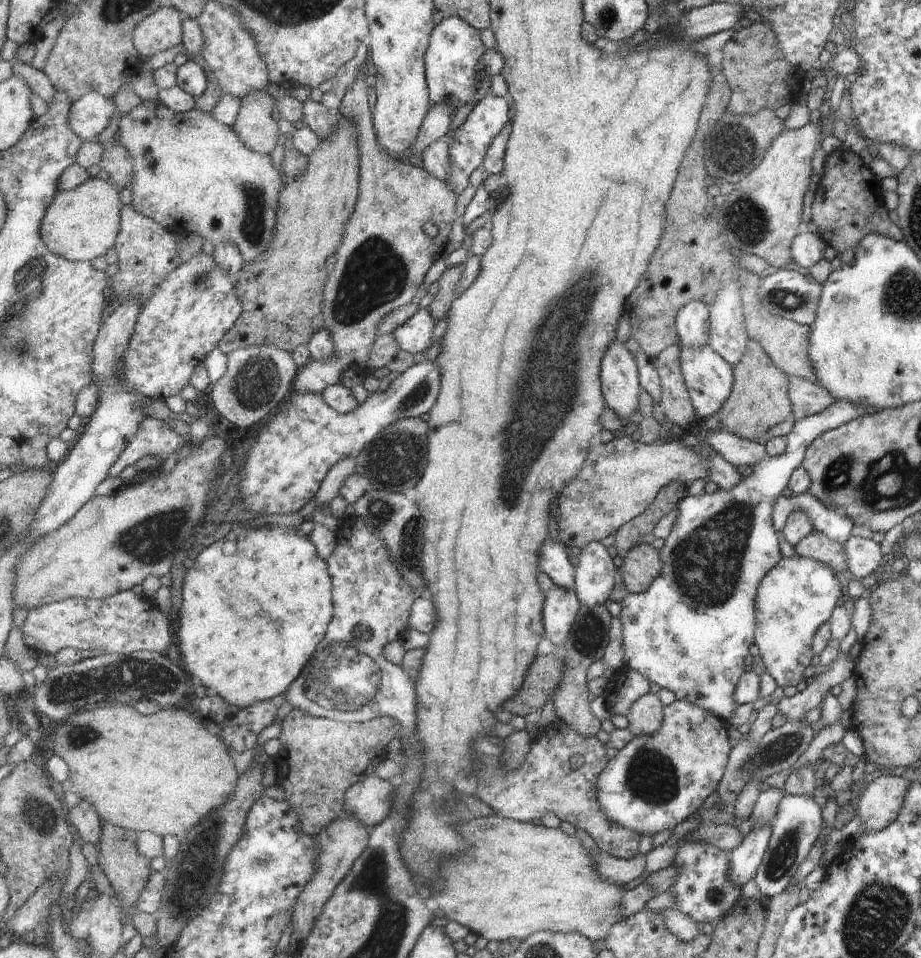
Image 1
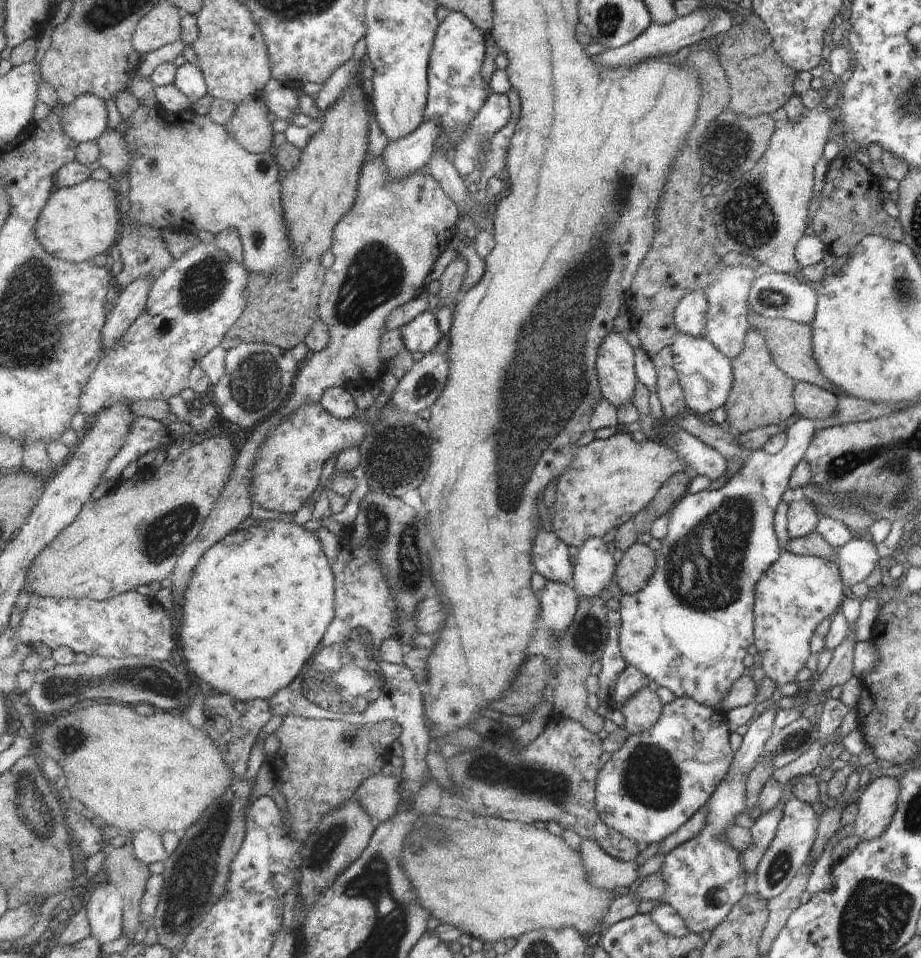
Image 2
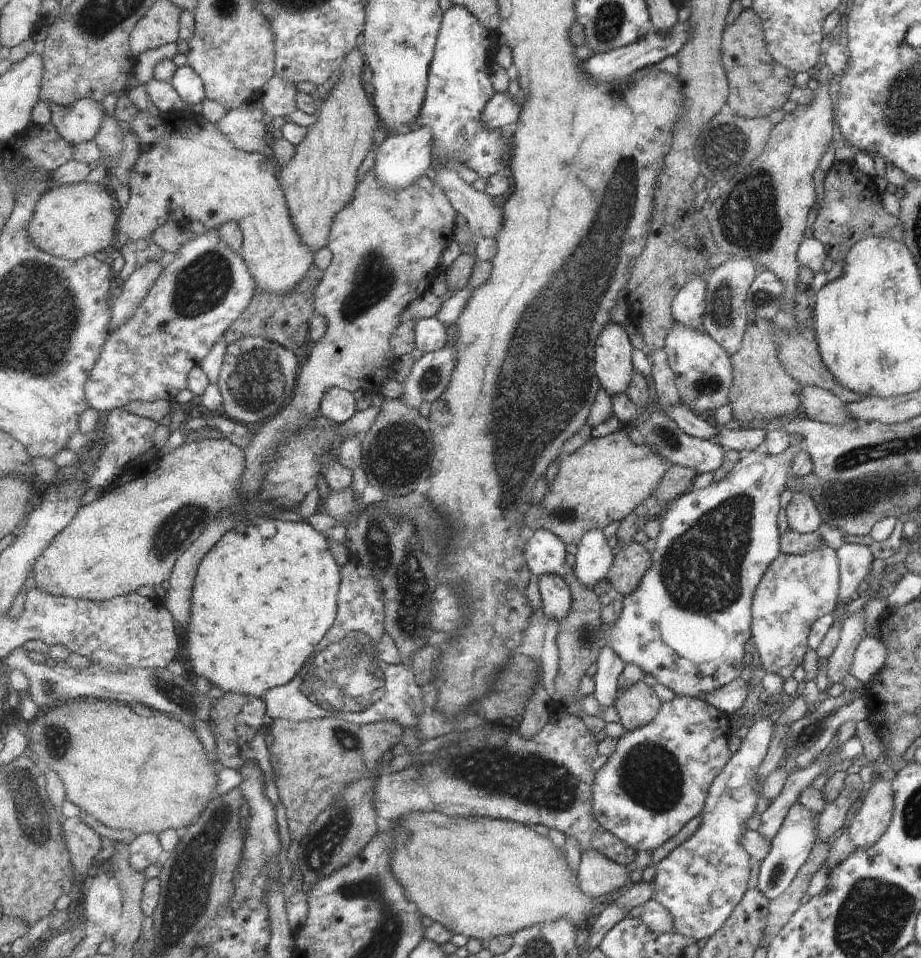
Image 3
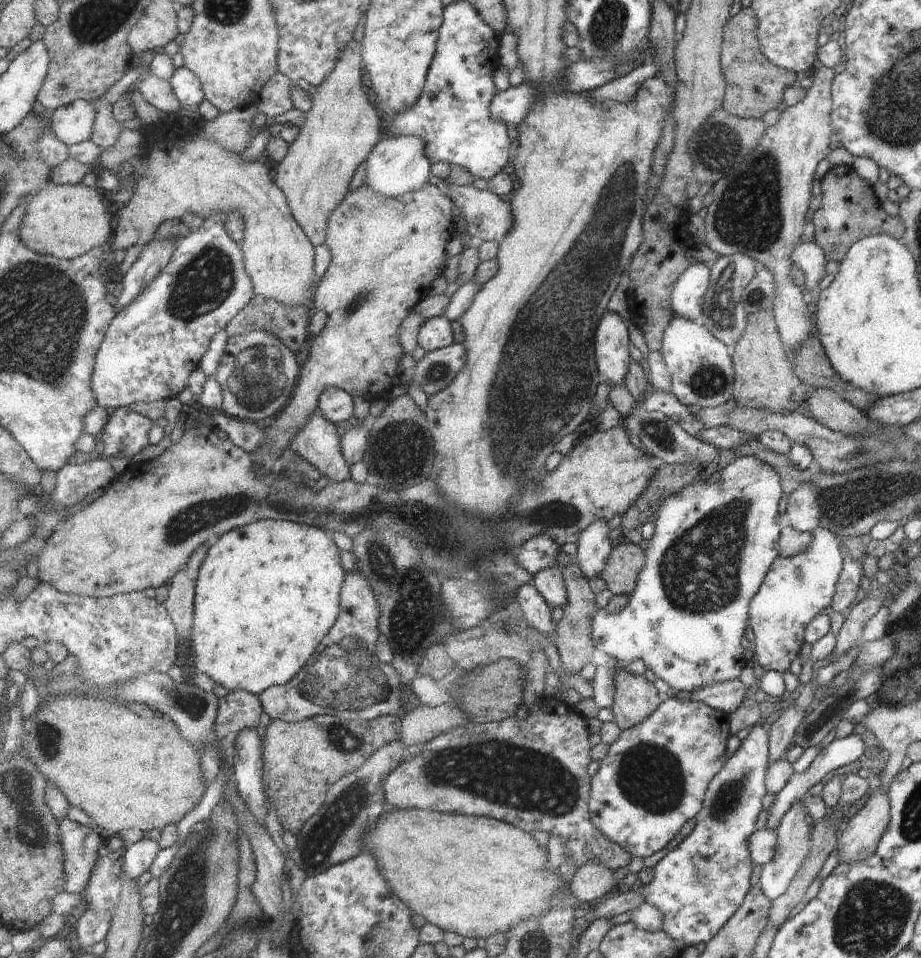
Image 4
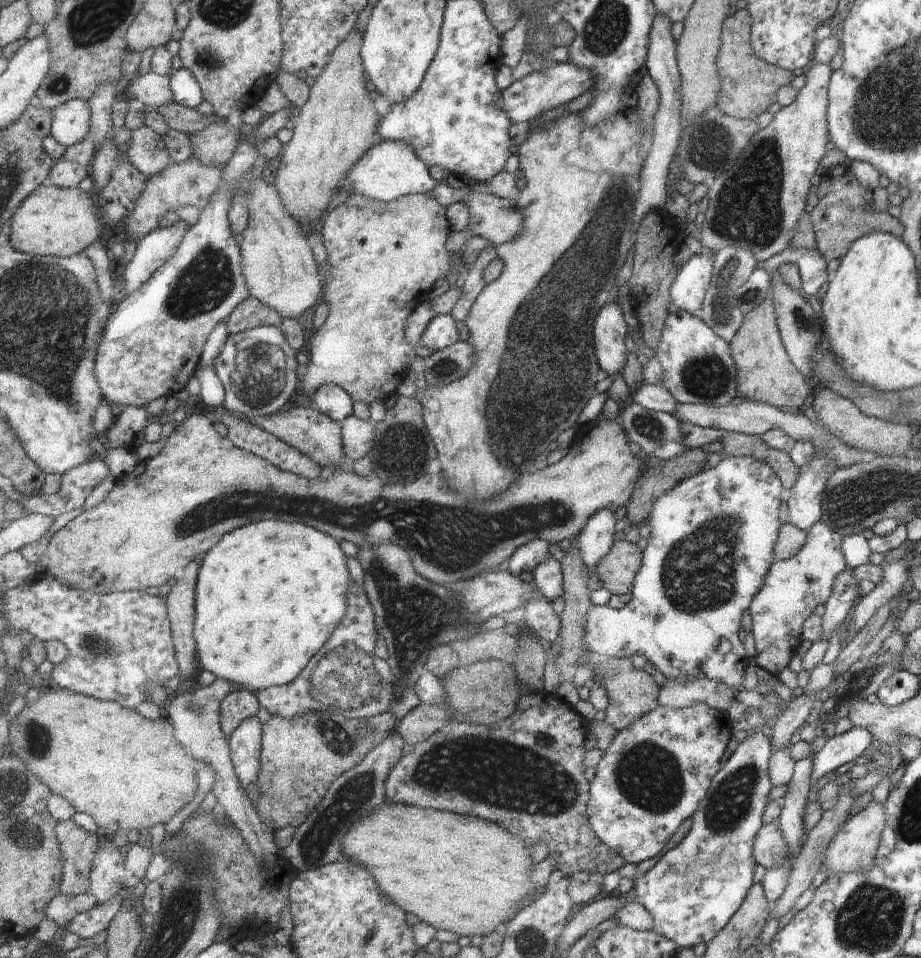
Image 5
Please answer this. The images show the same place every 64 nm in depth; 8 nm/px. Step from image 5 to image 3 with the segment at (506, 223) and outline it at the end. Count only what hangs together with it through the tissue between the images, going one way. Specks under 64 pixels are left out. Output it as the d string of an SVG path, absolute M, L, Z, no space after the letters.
M443 163L440 165L442 167L432 176L444 189L457 213L467 220L474 240L496 239L503 228L503 202L485 192L477 192L473 186L463 182L455 170Z

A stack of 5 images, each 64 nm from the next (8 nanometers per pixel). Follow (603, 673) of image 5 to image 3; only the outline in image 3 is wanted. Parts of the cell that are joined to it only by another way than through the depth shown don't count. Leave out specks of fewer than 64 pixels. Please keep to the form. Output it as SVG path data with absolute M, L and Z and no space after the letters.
M643 680L620 690L613 704L619 716L619 723L627 732L651 724L657 718L661 706L663 704L657 692Z

